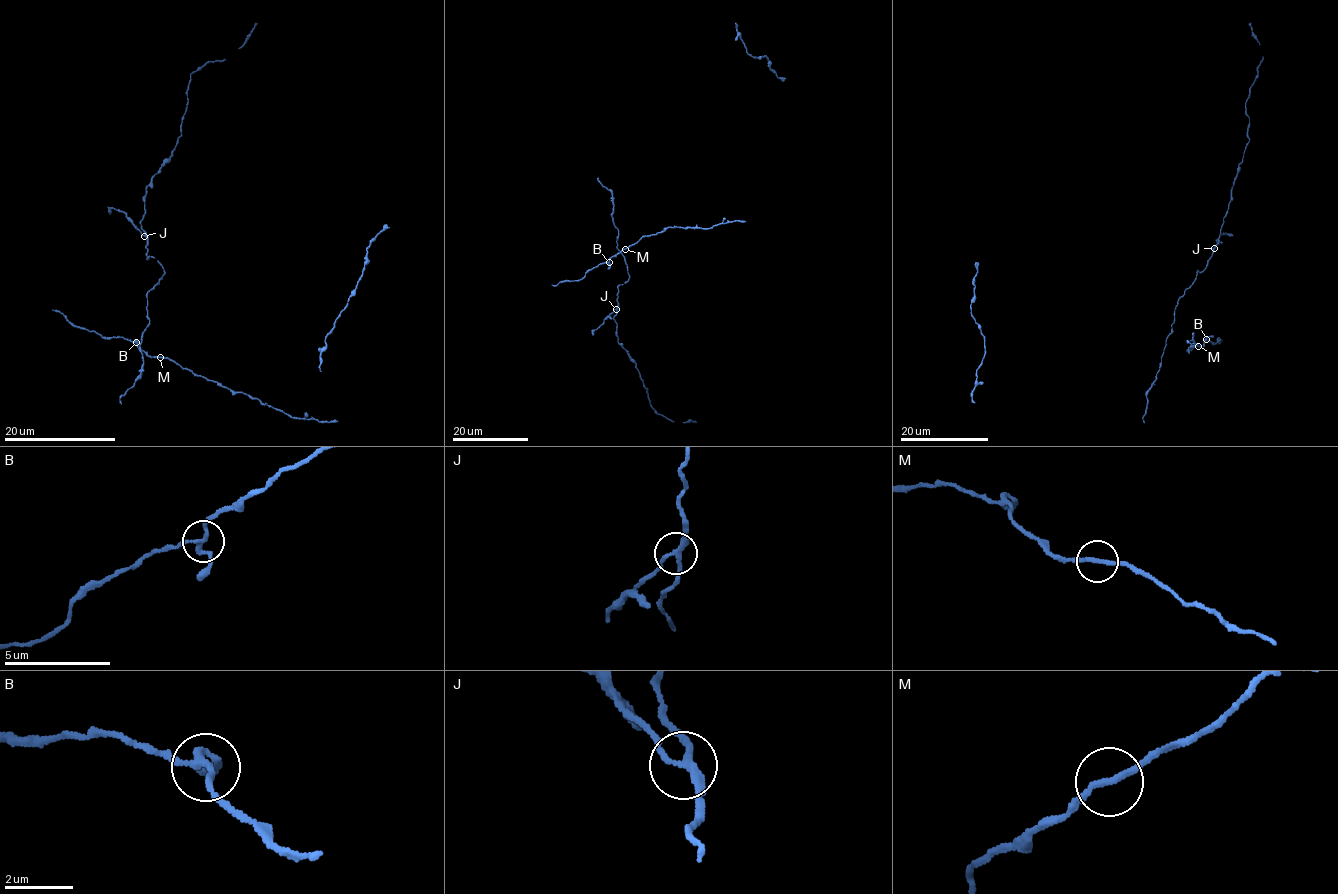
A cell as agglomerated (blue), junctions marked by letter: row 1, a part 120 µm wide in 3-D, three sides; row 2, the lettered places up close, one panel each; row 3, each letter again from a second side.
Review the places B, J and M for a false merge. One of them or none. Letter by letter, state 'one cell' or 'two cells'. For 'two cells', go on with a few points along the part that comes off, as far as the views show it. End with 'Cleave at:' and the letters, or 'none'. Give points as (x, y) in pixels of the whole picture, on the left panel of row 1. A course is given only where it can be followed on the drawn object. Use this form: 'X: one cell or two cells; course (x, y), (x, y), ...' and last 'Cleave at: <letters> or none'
B: one cell
J: two cells; course (145, 236), (125, 214), (112, 208), (109, 214)
M: one cell
Cleave at: J

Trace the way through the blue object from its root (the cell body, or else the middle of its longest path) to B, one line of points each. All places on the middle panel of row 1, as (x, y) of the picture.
B: (625, 249), (609, 262)

